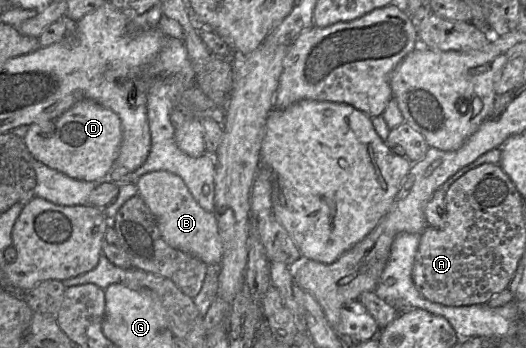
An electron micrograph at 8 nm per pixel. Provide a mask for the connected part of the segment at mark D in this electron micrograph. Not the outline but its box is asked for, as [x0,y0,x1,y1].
[24,100,122,181]

